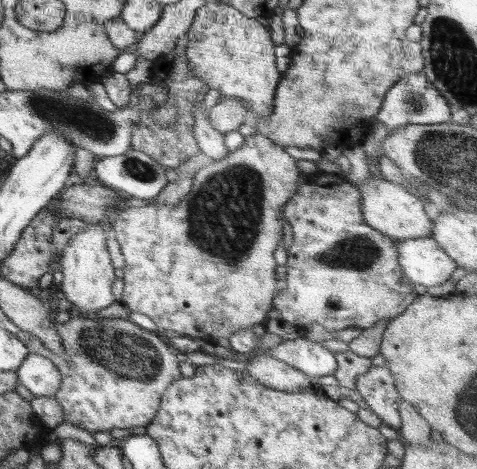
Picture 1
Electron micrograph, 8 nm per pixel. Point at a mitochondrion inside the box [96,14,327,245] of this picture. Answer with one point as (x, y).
(139, 169)

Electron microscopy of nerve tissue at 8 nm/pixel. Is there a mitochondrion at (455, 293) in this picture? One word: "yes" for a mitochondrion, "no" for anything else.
no

